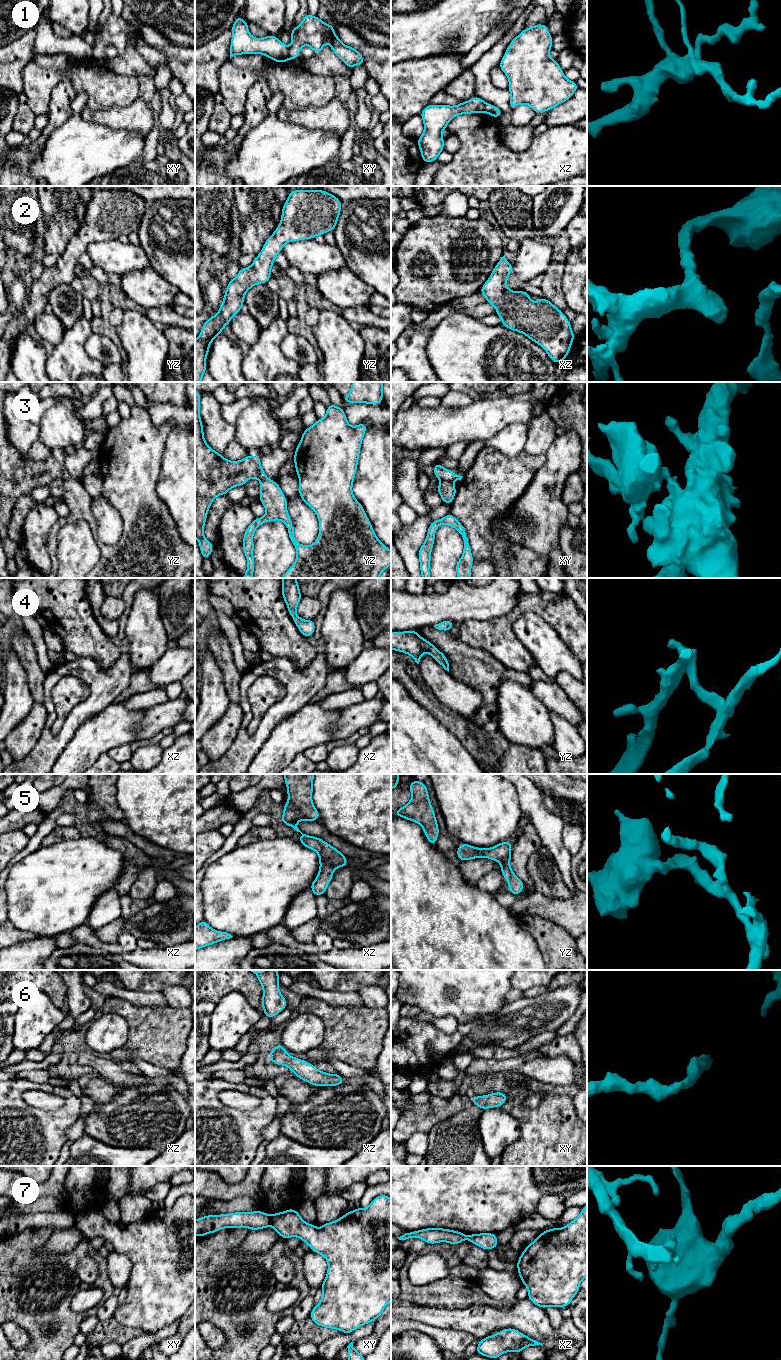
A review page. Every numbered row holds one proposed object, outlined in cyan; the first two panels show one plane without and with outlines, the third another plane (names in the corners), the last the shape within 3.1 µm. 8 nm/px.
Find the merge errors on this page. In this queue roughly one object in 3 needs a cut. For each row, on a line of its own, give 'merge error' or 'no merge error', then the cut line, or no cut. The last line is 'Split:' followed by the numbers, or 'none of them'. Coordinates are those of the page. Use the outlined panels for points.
1: merge error; cut xy (288, 47), (290, 58)
2: no merge error; cut none
3: merge error; cut xy (441, 480), (450, 482)
4: no merge error; cut none
5: no merge error; cut none
6: no merge error; cut none
7: merge error; cut xy (270, 1216), (271, 1224)
Split: 1, 3, 7

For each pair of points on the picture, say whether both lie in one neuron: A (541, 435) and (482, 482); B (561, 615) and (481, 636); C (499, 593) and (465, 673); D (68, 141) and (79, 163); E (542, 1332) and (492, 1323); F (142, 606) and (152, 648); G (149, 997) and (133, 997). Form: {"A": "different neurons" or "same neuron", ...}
{"A": "different neurons", "B": "same neuron", "C": "different neurons", "D": "same neuron", "E": "same neuron", "F": "same neuron", "G": "same neuron"}

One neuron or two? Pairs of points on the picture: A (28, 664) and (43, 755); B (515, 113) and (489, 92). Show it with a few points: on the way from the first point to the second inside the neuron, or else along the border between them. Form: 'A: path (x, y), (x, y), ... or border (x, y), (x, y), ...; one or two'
A: border (45, 678), (44, 700), (42, 703); two
B: border (509, 109), (511, 123); two

